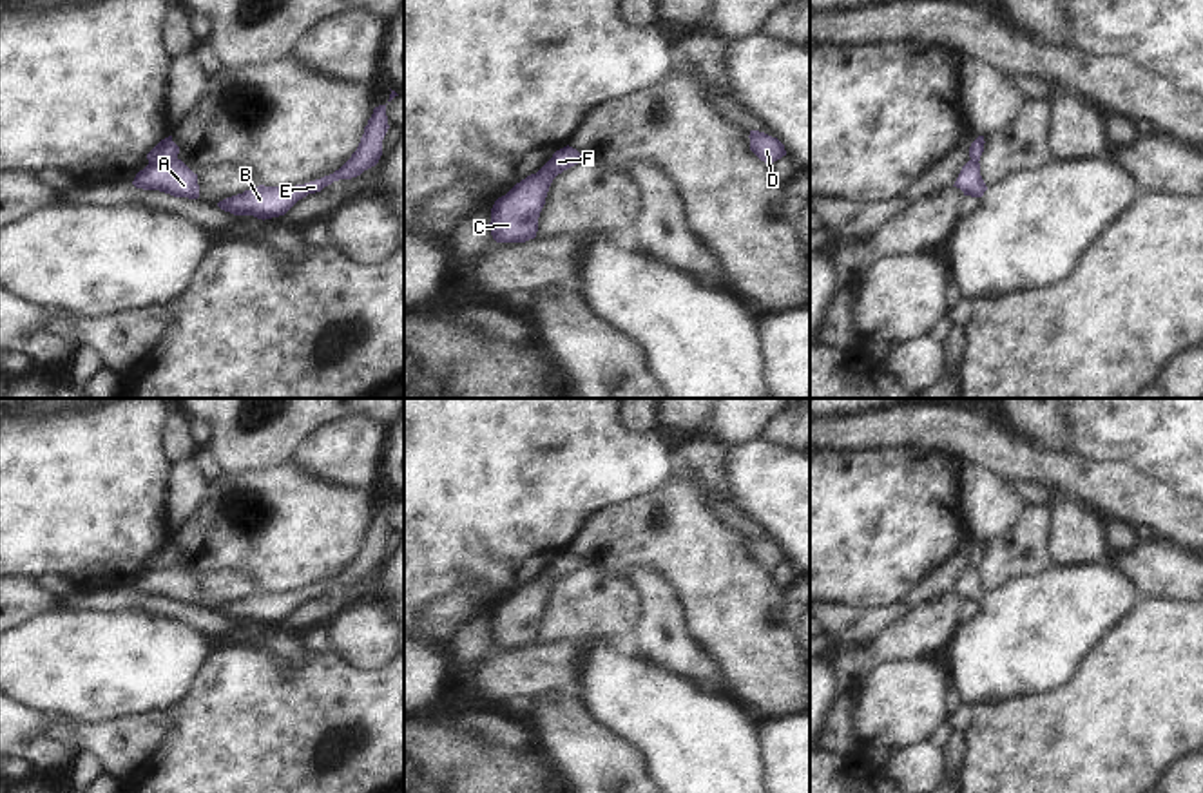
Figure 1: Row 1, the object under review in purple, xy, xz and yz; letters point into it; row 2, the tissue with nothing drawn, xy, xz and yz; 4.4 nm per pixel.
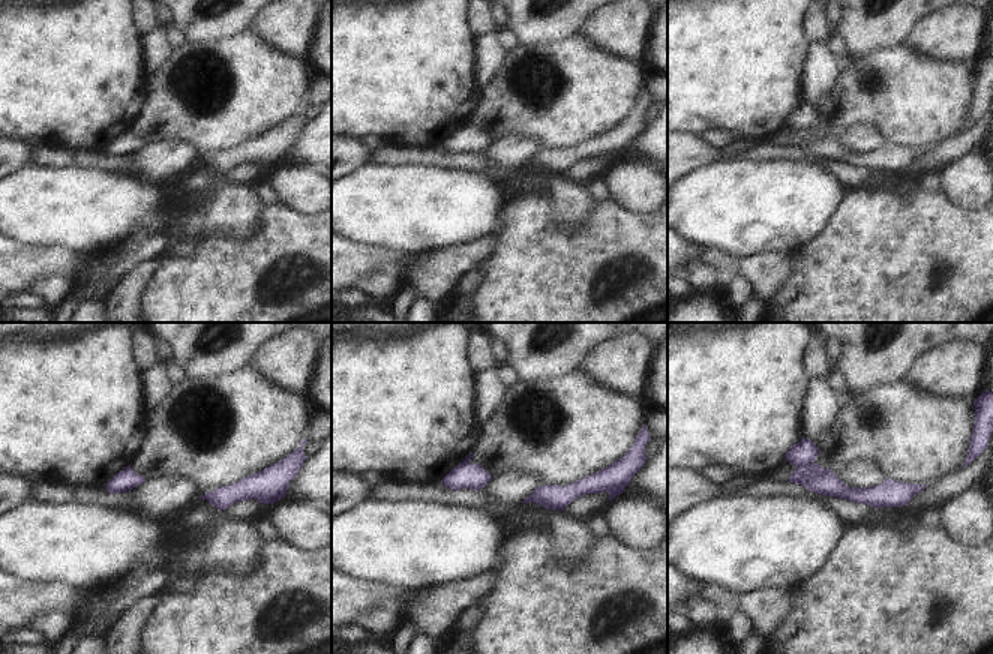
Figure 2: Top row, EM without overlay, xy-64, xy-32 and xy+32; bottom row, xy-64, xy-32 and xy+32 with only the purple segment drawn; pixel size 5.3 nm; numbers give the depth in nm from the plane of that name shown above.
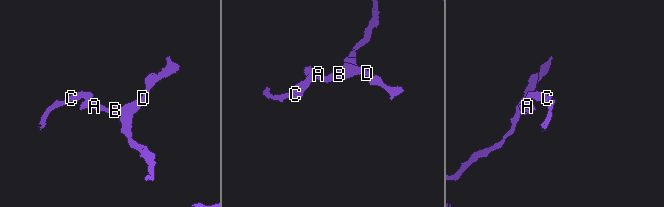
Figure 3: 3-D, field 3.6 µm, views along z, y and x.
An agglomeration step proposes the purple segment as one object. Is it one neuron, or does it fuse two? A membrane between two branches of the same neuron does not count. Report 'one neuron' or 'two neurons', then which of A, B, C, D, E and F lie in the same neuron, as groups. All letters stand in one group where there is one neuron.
two neurons; groups A B D E / C F

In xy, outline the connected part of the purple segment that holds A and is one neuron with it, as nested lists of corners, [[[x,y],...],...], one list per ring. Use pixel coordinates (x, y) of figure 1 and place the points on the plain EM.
[[[178,563],[167,570],[147,570],[136,579],[132,590],[143,596],[159,596],[174,603],[199,603],[197,579]]]

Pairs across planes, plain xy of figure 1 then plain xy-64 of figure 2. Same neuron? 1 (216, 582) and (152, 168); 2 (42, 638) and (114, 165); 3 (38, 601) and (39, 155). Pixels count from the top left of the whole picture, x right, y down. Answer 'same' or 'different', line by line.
1: same
2: different
3: different

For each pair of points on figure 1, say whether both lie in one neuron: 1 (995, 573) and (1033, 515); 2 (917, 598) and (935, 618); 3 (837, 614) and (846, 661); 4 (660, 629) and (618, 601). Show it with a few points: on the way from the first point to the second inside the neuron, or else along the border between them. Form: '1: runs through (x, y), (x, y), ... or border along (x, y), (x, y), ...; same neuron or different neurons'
1: runs through (1008, 558), (1028, 538), (1031, 529); same neuron
2: border along (952, 591), (912, 609); different neurons
3: border along (883, 630), (863, 645), (836, 652); different neurons
4: border along (622, 578), (638, 594), (638, 620), (633, 630); different neurons

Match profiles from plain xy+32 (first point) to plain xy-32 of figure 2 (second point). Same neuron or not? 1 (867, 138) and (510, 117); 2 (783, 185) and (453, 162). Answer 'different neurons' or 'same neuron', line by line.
1: different neurons
2: different neurons

